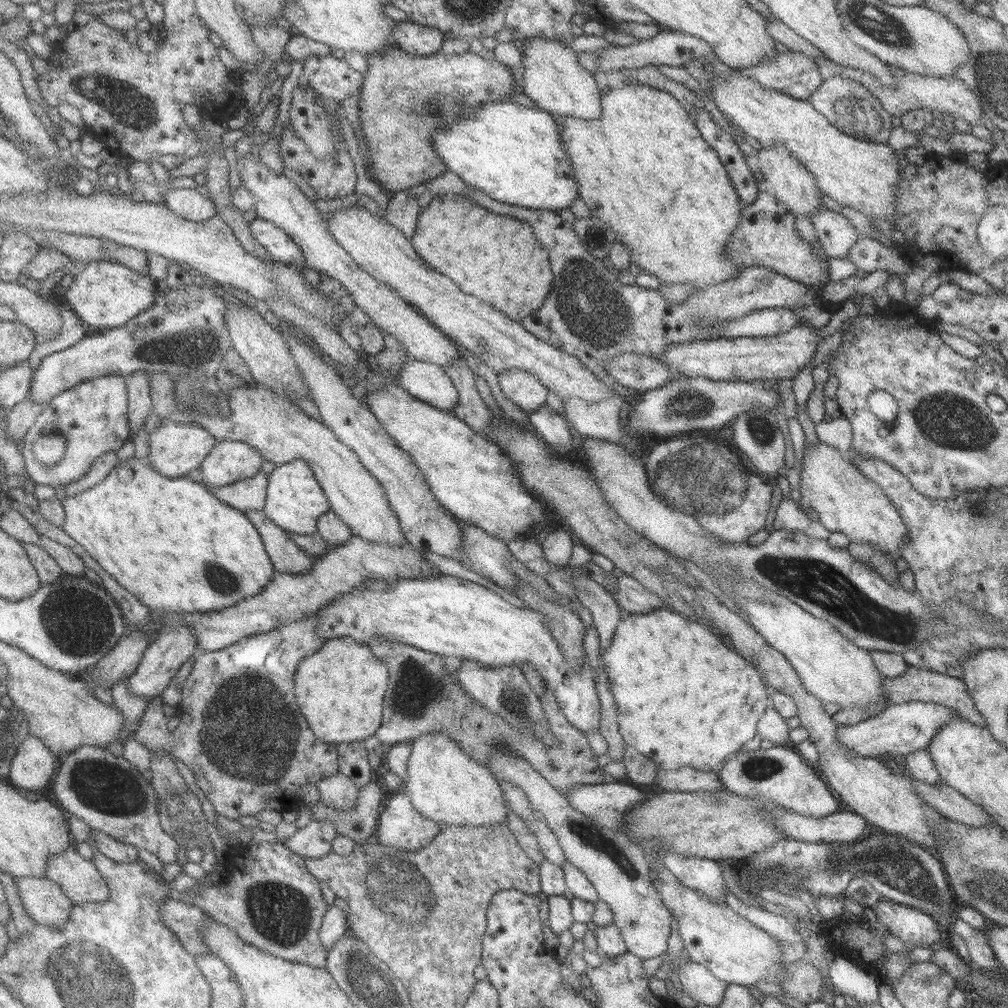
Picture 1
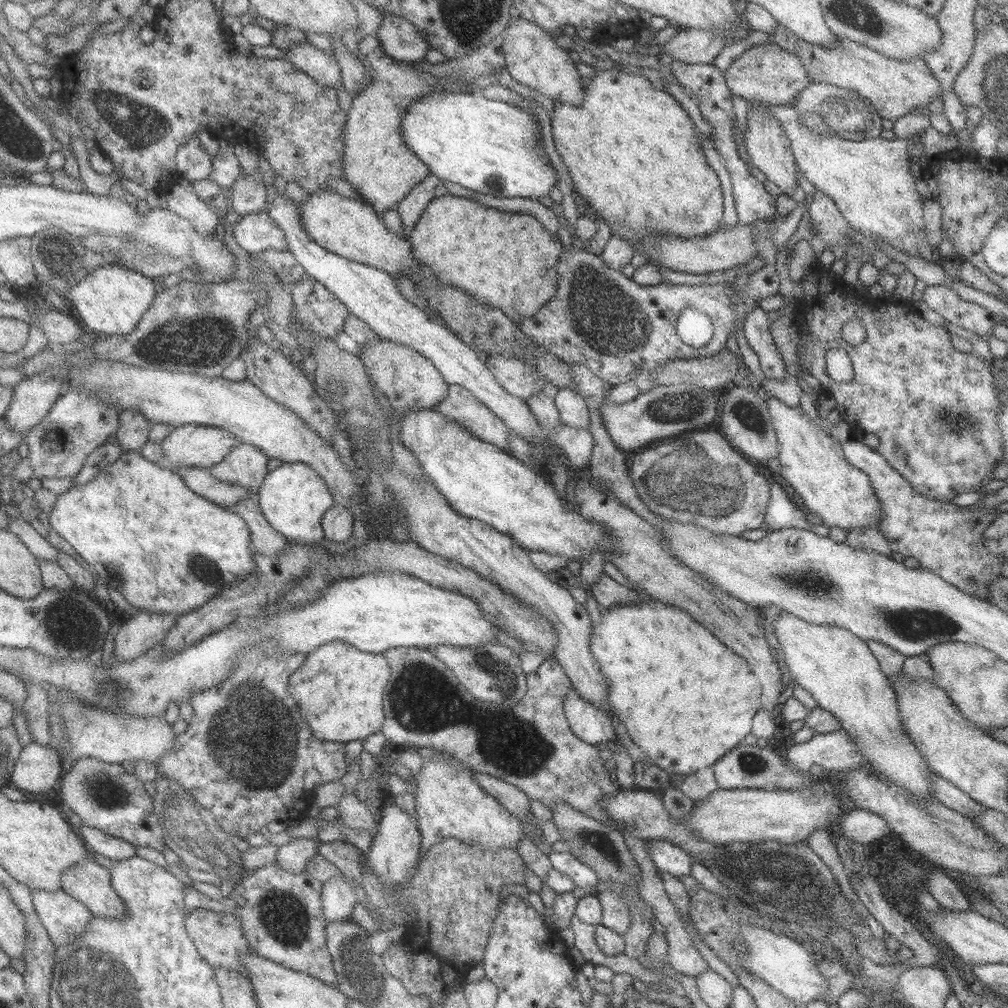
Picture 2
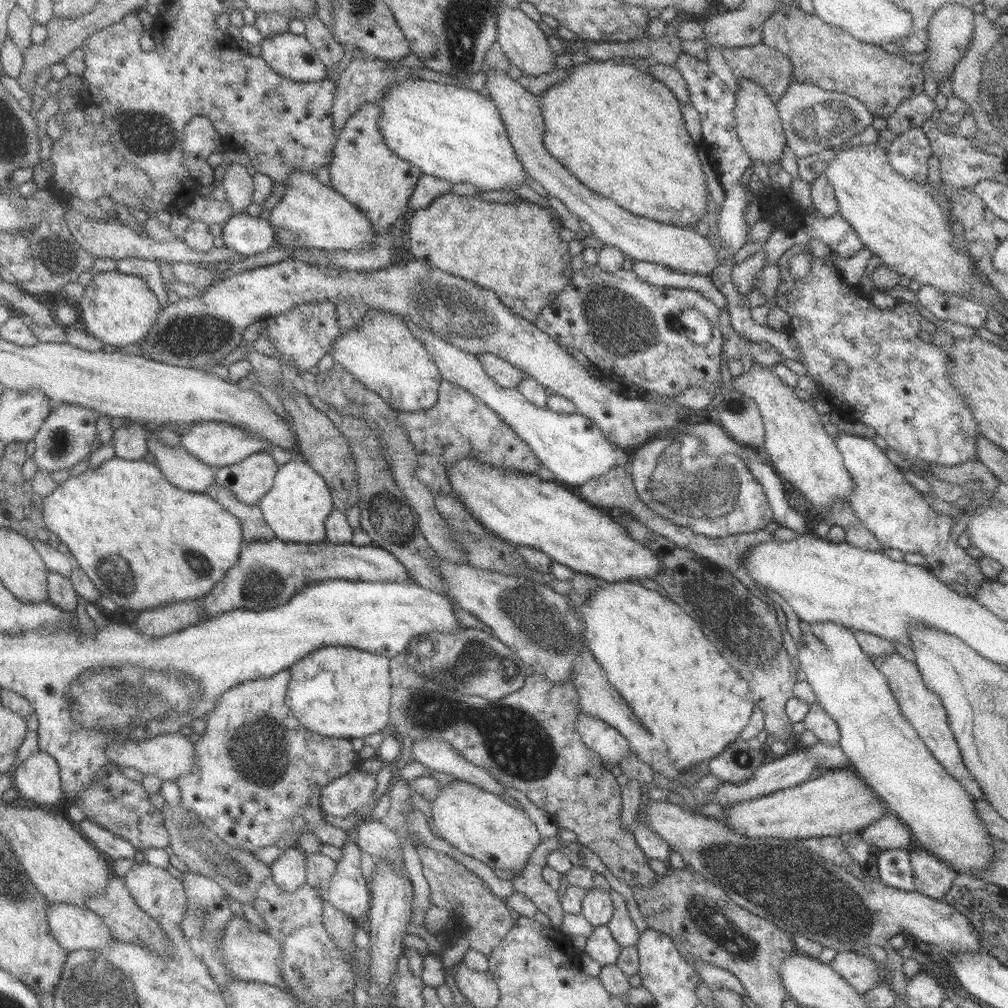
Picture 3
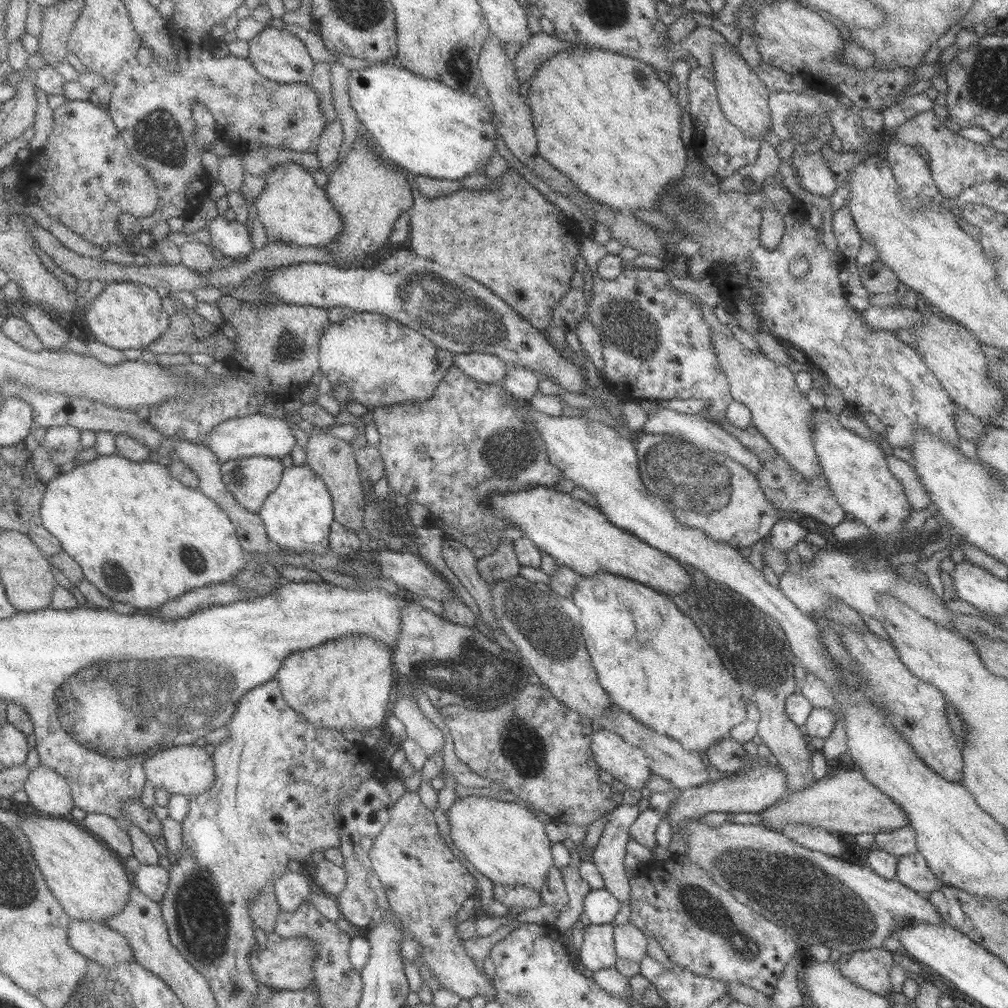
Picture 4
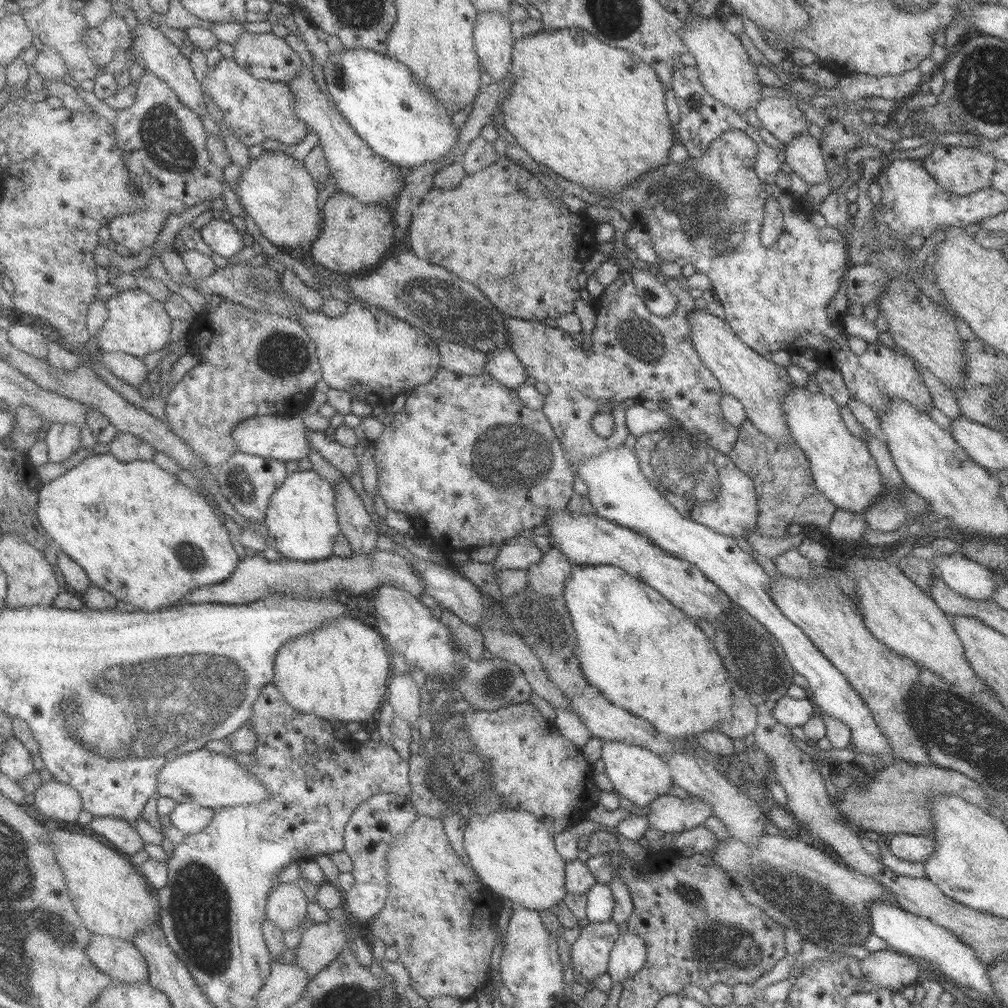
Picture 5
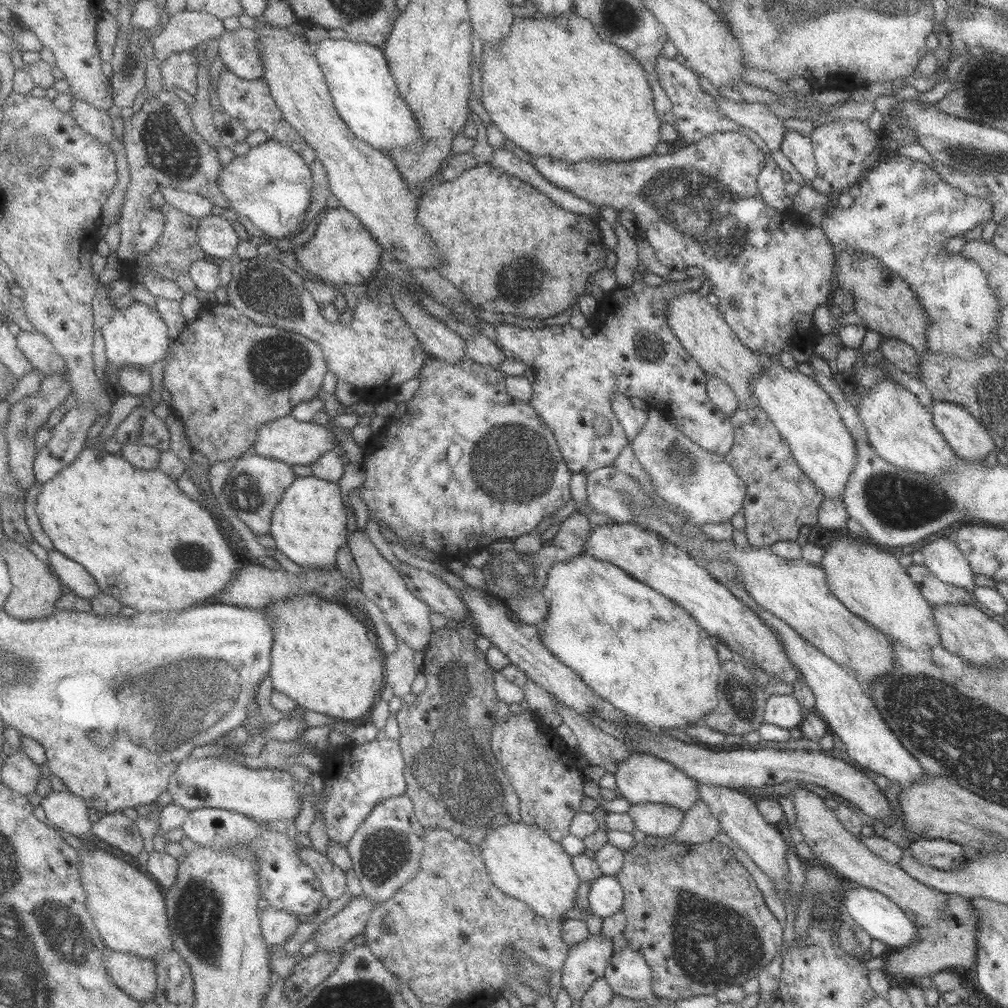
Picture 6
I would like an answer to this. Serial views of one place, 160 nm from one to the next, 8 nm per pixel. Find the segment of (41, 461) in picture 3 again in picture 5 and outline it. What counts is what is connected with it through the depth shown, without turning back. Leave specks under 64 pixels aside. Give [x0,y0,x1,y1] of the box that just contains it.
[46,424,84,463]

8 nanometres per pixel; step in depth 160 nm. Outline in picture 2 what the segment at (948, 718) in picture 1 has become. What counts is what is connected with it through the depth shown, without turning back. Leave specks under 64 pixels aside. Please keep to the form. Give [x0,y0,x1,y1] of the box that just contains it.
[785,729,864,774]

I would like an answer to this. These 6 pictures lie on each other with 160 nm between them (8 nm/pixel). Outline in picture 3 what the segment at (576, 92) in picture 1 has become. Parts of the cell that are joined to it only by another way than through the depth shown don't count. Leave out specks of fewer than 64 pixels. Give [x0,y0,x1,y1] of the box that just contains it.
[498,4,556,76]

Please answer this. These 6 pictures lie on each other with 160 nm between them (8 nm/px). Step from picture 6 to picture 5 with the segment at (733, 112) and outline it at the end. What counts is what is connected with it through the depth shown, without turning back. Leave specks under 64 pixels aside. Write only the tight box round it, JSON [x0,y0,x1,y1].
[754,96,811,145]

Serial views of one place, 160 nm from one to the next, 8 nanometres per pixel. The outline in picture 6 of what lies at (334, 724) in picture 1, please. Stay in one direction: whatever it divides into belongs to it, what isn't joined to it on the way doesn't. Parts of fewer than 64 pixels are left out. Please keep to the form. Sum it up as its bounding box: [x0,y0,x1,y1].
[263,596,384,720]

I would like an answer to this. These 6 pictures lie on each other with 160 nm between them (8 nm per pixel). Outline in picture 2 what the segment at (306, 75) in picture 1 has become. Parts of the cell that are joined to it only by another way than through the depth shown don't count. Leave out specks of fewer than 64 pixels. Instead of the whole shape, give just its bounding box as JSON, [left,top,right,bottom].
[285,42,341,88]

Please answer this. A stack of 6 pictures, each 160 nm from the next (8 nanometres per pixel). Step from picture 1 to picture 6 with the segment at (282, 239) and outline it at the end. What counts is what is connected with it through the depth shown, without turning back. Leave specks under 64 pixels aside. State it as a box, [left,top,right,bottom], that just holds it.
[200,215,243,259]

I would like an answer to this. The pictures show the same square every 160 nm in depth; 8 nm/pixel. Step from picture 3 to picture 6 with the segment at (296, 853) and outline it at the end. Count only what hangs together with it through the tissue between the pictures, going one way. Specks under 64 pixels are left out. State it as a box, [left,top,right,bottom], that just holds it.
[261,906,300,947]

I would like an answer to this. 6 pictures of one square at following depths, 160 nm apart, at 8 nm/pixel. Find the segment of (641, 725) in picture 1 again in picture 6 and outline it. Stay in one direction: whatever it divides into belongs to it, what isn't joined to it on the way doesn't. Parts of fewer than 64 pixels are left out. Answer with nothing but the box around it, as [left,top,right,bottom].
[539,553,721,729]

